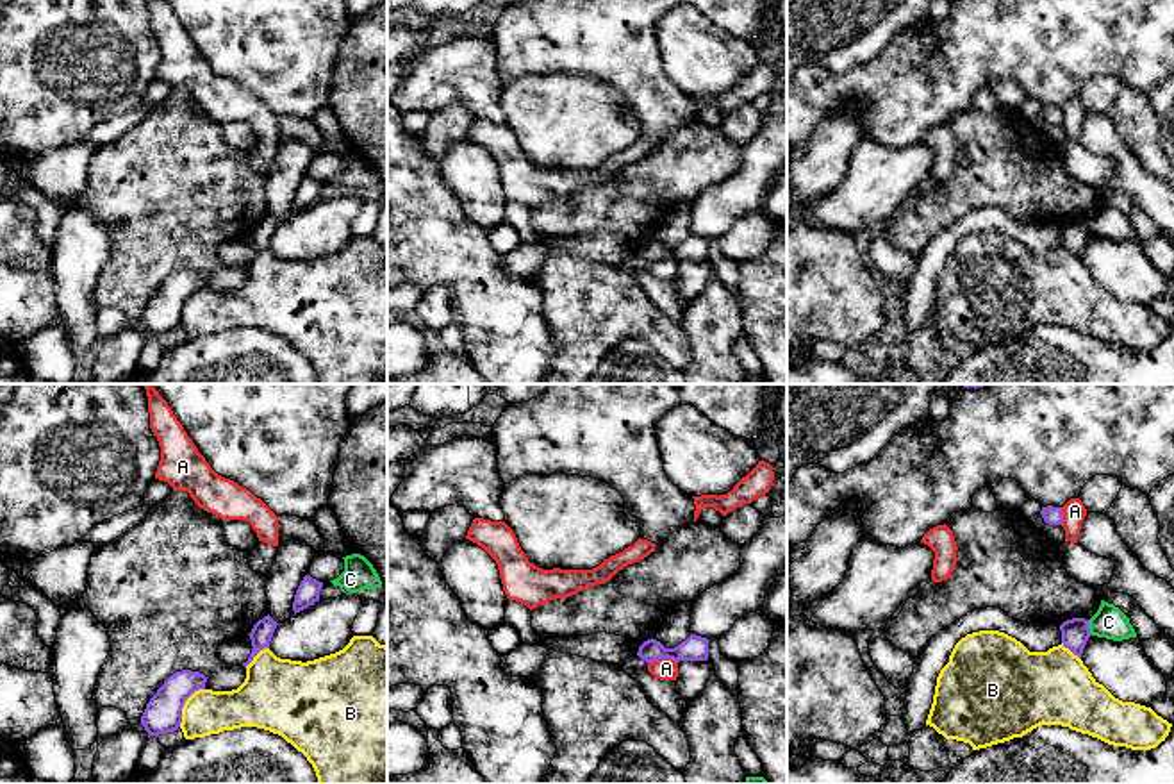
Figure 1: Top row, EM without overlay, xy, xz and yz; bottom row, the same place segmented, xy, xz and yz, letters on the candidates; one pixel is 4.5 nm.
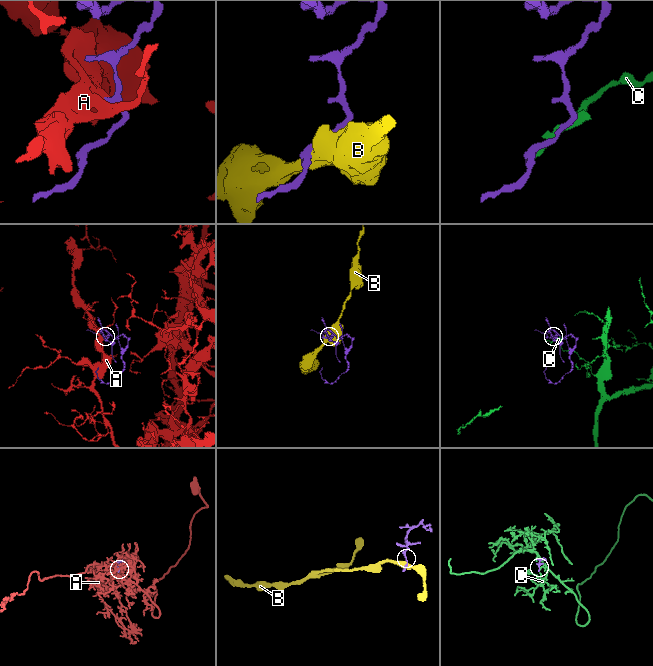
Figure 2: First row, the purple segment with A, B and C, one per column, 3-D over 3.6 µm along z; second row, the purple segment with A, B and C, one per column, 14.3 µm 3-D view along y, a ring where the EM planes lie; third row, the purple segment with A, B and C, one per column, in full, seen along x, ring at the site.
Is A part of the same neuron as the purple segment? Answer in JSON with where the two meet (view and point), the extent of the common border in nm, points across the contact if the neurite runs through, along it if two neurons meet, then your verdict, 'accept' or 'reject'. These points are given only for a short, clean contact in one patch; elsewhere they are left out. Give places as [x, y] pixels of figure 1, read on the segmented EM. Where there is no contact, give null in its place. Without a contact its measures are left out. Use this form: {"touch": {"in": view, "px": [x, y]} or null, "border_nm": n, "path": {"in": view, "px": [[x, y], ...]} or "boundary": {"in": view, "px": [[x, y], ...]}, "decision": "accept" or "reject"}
{"touch": {"in": "xz", "px": [662, 658]}, "border_nm": 140, "boundary": {"in": "xz", "px": [[677, 661], [655, 659], [648, 665]]}, "decision": "reject"}

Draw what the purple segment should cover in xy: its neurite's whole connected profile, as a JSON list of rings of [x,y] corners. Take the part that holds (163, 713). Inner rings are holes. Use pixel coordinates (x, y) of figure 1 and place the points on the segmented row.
[[[182,670],[169,675],[146,704],[141,725],[148,736],[173,732],[182,723],[182,707],[198,689],[205,689],[207,677],[200,671]]]

